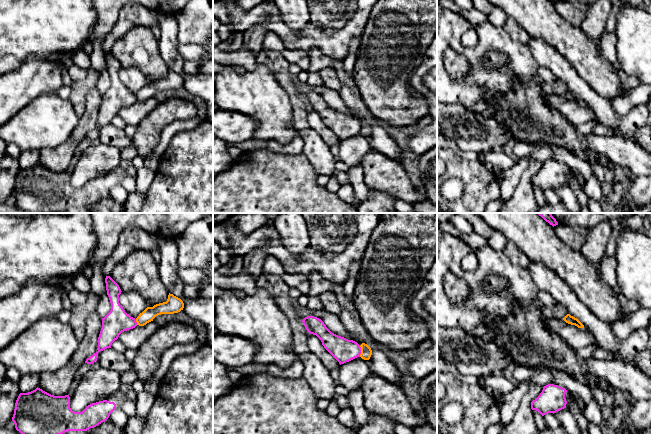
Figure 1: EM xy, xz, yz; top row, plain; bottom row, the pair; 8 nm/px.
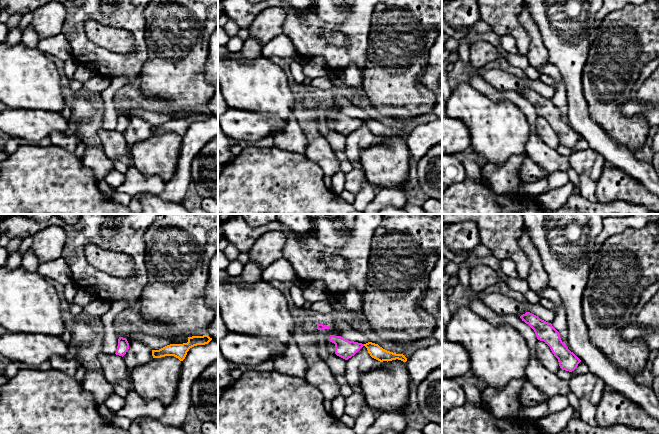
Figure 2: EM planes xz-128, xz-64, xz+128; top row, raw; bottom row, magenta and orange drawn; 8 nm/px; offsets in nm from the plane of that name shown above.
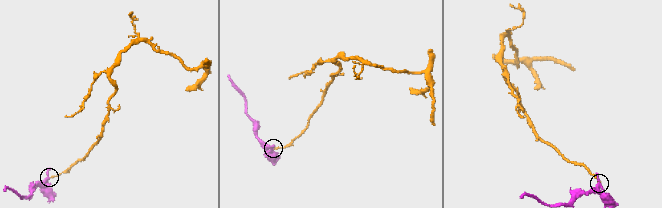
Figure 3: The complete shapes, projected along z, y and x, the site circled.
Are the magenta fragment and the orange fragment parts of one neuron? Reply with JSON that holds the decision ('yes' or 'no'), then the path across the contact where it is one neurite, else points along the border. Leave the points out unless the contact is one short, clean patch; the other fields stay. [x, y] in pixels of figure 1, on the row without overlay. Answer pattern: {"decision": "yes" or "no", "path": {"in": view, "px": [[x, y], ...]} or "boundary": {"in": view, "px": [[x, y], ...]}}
{"decision": "no", "boundary": {"in": "xz", "px": [[359, 121], [360, 132]]}}

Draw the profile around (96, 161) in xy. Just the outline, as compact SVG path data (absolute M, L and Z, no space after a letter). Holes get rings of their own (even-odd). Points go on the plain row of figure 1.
M100 143L89 147L74 164L70 184L82 188L88 181L105 176L119 166L120 150Z

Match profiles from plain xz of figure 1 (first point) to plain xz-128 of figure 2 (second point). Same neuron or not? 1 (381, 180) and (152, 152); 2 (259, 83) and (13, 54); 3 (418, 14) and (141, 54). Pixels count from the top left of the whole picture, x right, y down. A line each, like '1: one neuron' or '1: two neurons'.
1: one neuron
2: one neuron
3: two neurons

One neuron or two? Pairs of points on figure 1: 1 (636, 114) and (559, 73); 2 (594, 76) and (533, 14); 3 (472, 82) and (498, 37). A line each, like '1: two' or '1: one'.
1: one
2: one
3: one

